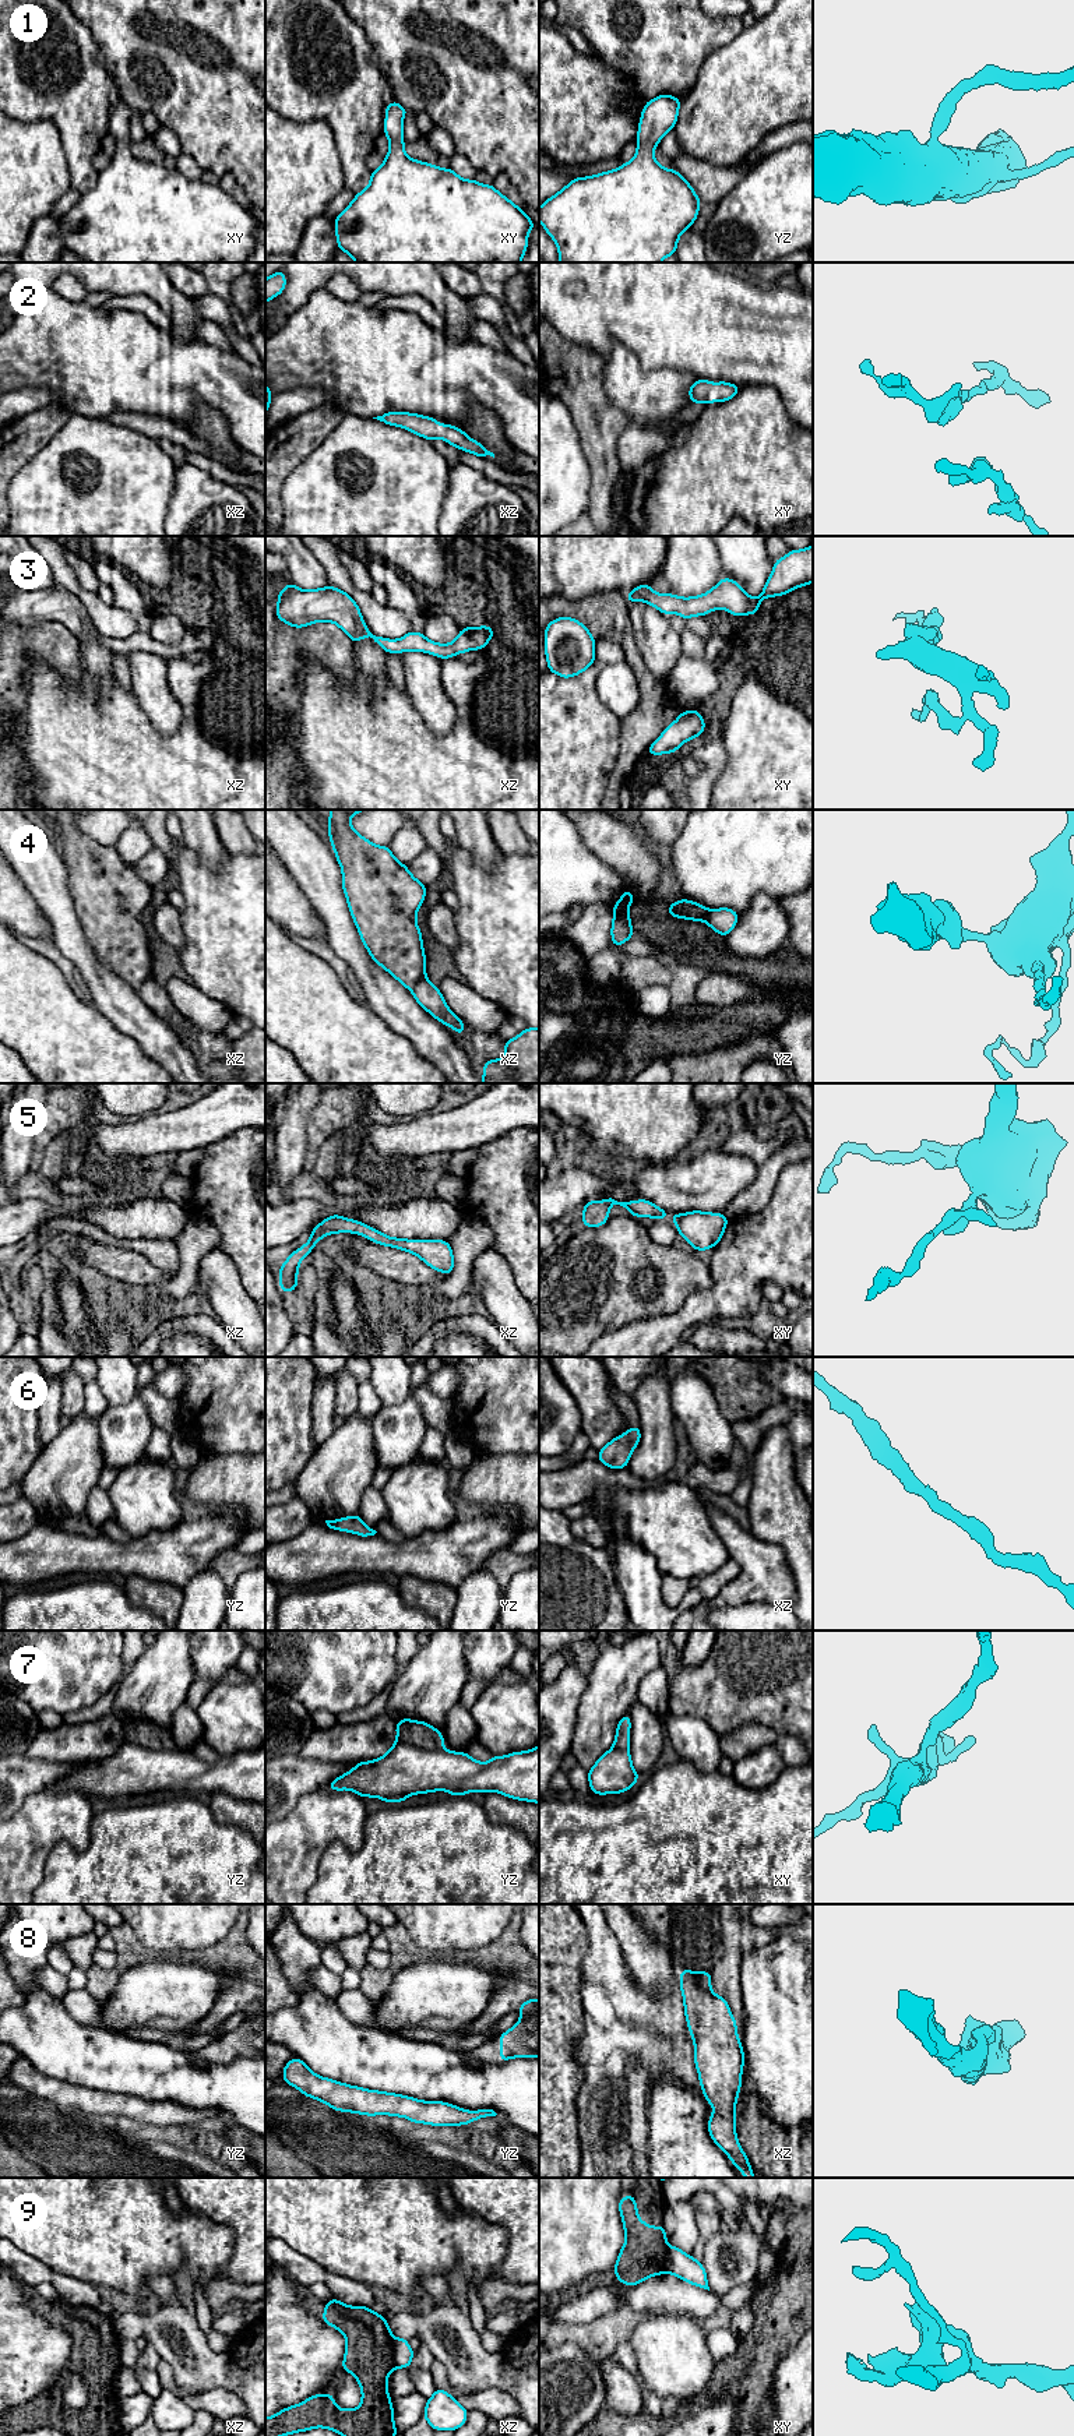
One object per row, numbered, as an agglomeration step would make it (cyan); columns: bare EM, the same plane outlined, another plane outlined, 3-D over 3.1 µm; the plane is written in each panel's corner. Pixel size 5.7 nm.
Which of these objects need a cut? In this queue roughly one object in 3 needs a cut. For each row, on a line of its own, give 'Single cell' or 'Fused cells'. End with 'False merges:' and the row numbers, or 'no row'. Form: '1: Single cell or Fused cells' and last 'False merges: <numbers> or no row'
1: Single cell
2: Single cell
3: Single cell
4: Fused cells
5: Single cell
6: Single cell
7: Fused cells
8: Single cell
9: Fused cells
False merges: 4, 7, 9

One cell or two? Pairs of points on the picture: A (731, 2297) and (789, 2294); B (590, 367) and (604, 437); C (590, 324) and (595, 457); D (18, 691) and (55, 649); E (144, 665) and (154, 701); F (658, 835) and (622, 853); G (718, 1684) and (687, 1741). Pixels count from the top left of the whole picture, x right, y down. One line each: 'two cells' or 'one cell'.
A: two cells
B: one cell
C: two cells
D: one cell
E: one cell
F: two cells
G: two cells

